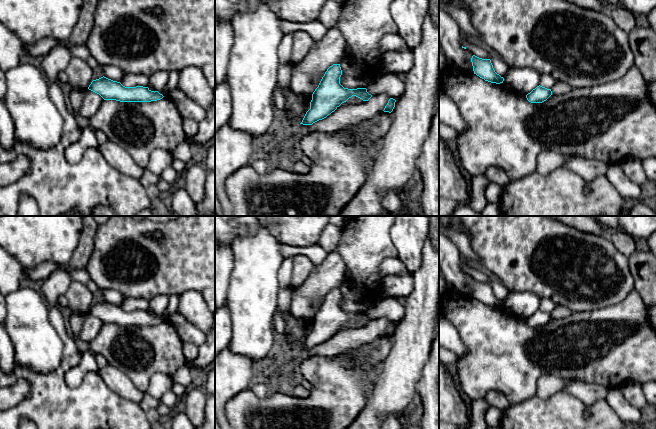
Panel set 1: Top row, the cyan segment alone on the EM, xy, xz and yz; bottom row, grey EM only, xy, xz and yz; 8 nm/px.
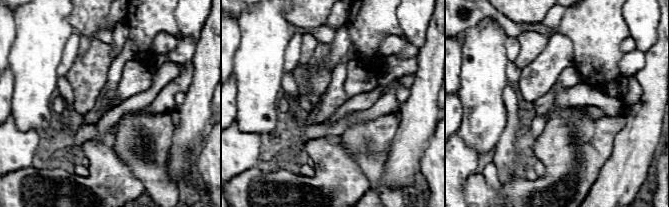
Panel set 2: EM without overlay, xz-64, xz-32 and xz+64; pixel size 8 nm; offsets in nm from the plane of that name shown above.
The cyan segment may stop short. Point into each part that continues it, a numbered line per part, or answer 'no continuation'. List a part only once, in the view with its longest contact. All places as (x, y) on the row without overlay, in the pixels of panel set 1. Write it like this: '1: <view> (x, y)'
no continuation

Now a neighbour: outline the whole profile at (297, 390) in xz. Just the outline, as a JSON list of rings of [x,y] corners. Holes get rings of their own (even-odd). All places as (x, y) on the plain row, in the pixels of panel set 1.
[[[298,382],[292,383],[290,392],[298,398],[307,398],[310,395],[310,391],[302,387]]]

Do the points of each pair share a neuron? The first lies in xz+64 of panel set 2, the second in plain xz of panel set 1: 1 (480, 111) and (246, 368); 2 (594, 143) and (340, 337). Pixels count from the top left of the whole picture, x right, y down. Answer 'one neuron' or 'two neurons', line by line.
1: two neurons
2: two neurons

